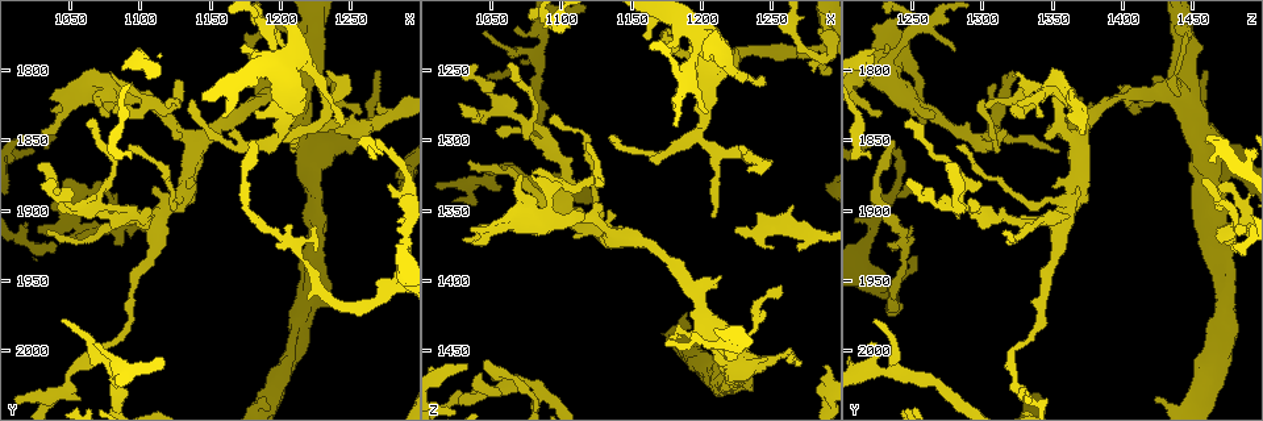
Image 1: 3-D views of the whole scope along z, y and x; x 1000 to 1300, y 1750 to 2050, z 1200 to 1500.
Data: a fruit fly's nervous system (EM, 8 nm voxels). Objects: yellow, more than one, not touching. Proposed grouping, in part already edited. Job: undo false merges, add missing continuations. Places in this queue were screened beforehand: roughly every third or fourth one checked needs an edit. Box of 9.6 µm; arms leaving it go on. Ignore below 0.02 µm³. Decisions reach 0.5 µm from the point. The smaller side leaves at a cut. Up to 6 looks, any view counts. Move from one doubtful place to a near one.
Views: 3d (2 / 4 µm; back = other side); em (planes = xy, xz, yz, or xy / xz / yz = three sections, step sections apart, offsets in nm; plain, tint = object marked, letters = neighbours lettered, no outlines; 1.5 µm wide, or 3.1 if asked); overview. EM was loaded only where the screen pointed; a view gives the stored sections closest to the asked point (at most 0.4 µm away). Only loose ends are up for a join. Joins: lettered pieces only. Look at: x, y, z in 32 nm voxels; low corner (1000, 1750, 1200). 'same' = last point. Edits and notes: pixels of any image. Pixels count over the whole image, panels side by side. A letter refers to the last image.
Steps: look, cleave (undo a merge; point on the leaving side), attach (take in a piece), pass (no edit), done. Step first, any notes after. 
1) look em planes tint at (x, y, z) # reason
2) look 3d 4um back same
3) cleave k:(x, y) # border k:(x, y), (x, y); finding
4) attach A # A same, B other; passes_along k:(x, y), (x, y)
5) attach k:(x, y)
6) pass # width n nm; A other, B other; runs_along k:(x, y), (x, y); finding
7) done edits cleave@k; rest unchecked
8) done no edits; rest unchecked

look em xy step 8 letters at (1166, 1844, 1320) # an open end

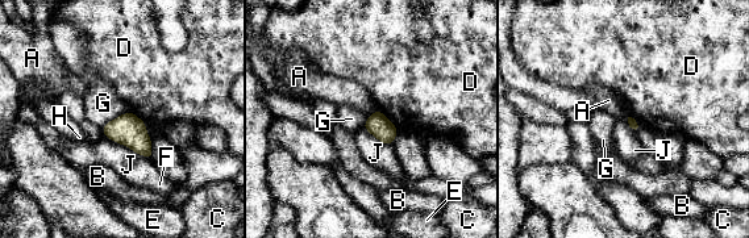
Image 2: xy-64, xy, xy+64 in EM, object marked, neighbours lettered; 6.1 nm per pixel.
pass # A other, B other, C other, D other, E other, F other, G other, H other, J other; border 2:(104, 136), (150, 159); none of them fits

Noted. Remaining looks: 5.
look em yz step 8 letters at (1036, 1918, 1316) # branch stops here

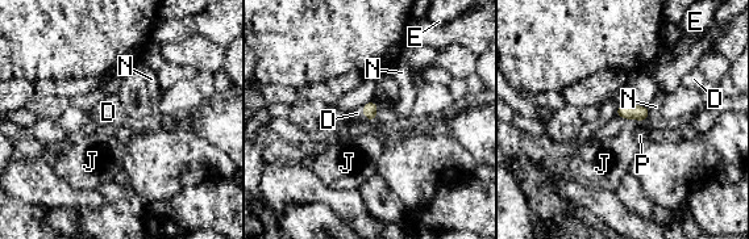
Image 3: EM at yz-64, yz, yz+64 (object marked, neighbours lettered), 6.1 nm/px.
attach D # D same, E other, J other, N other, P other; the neuron continues

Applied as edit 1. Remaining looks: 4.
look 3d 2um at (1032, 1848, 1460) # an open end

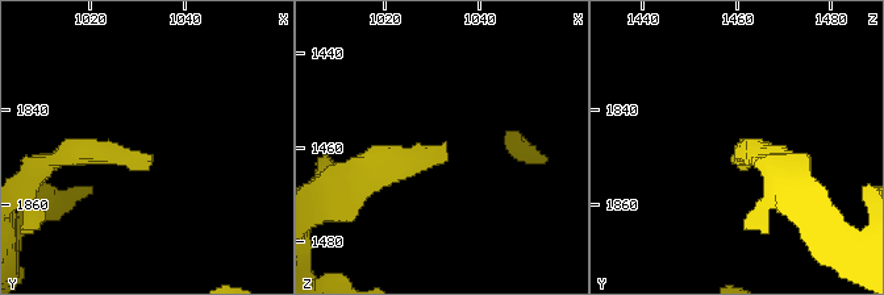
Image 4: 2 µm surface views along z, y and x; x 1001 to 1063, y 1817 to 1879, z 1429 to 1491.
look em planes letters at (1032, 1850, 1460)

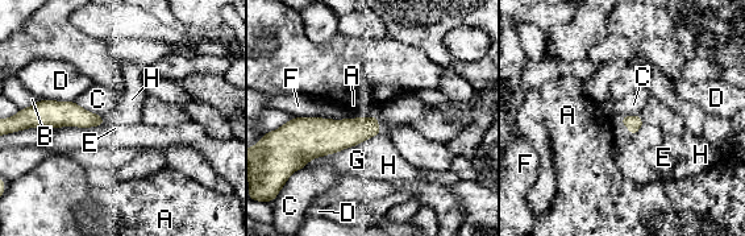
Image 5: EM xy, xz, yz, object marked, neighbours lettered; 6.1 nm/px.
pass # A other, B other, C other, D other, E other, F other, G other, H other; border 5:(74, 102), (102, 116); none of them fits

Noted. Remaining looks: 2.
done edits attach@3; rest unchecked

